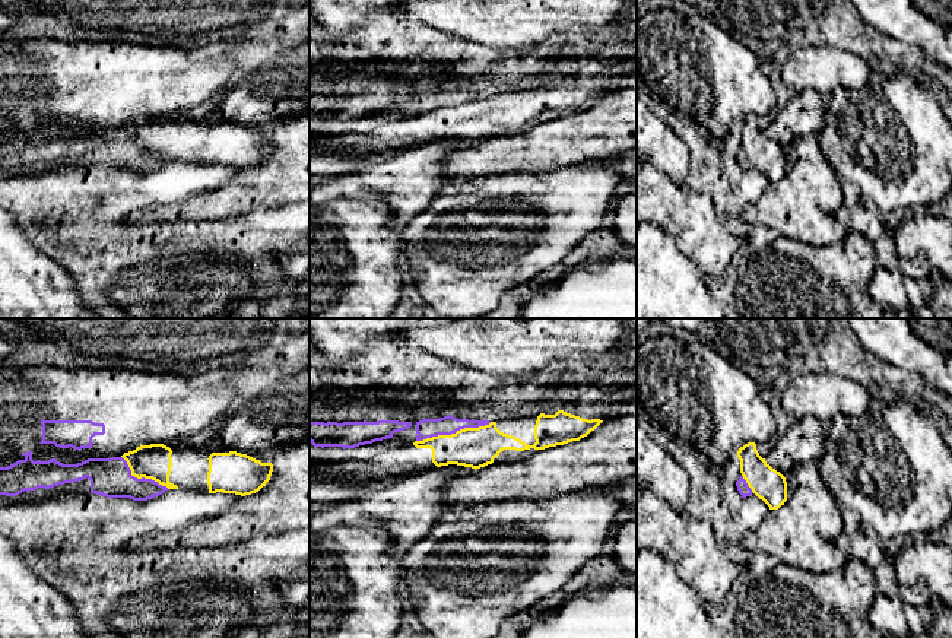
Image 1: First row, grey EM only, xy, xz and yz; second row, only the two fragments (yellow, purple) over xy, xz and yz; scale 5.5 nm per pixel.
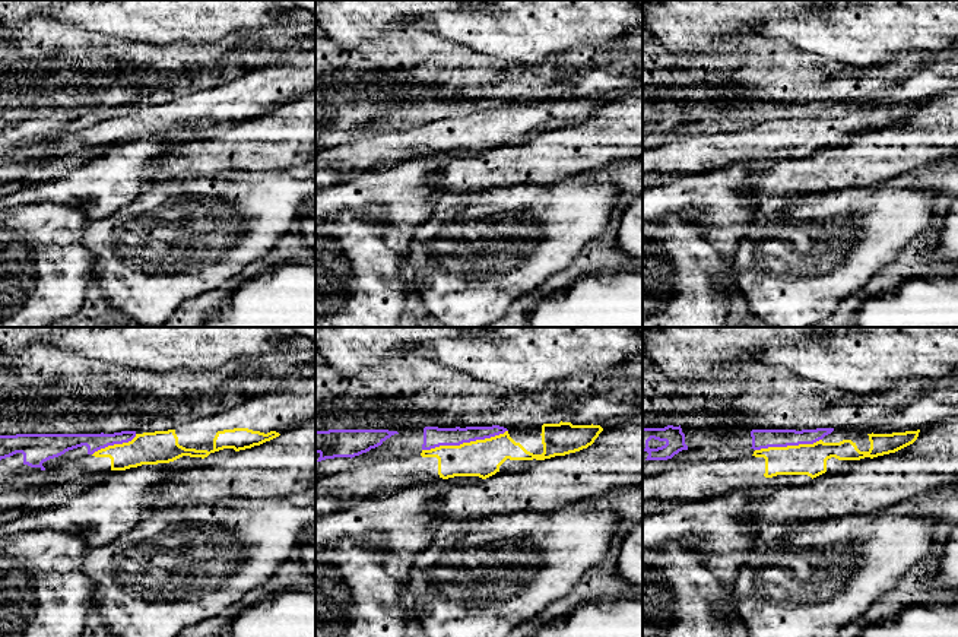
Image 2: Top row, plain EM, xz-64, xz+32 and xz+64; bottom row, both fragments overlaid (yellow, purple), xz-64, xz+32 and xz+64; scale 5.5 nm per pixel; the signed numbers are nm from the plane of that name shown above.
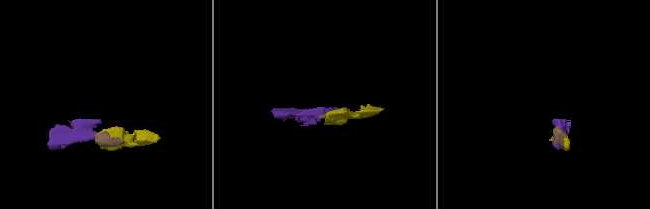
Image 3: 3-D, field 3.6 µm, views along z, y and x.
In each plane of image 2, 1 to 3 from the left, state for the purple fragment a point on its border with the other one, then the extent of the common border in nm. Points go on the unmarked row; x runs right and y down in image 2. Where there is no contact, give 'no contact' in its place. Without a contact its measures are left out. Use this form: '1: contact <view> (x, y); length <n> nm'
1: contact xz-64 (114, 117); length 280 nm
2: contact xz+32 (465, 116); length 480 nm
3: contact xz+64 (787, 119); length 380 nm

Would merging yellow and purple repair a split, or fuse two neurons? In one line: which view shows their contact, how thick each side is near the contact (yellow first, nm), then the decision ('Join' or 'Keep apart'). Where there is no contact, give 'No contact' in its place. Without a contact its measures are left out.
Touches yellow in xz. Thickness 220 nm (yellow) against 110 nm. Keep apart

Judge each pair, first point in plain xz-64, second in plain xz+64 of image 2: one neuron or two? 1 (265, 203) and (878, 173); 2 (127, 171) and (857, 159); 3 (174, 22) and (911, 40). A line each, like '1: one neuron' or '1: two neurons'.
1: two neurons
2: two neurons
3: one neuron

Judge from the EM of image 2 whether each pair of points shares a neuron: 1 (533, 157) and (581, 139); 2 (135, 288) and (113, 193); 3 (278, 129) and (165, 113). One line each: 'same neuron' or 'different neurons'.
1: same neuron
2: different neurons
3: different neurons

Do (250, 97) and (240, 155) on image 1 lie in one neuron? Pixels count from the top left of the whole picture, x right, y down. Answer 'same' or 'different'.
different

